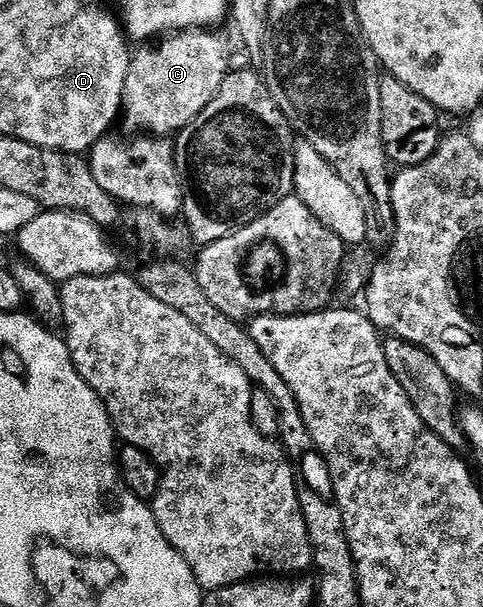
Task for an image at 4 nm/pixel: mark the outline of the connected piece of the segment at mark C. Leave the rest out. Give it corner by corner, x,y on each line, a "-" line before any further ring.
209,28
195,30
179,30
168,36
158,37
148,44
141,44
132,51
127,68
127,80
123,80
123,100
120,117
125,118
125,126
133,136
173,136
176,135
219,92
225,77
231,72
229,66
229,46
223,39

